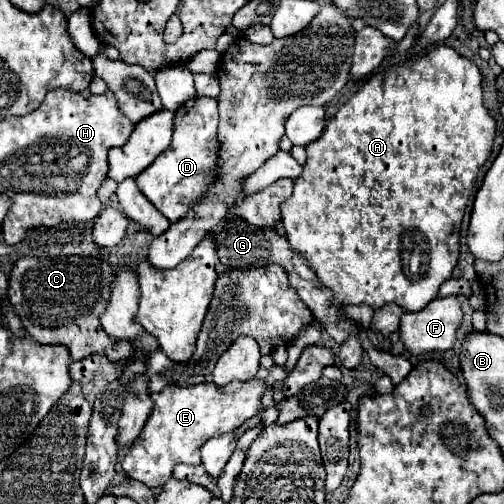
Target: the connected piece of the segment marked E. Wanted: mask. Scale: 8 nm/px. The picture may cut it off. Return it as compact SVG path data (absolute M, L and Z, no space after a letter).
M250 379L248 383L232 381L226 387L214 387L212 383L200 383L196 387L168 385L160 393L152 393L156 403L154 411L148 417L138 441L132 443L126 453L122 469L130 479L142 481L150 489L162 487L172 477L174 465L200 465L200 447L212 435L234 431L252 419L262 409L260 397L264 389L262 379Z

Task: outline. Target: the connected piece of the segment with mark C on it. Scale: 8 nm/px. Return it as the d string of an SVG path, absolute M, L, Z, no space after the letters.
M22 257L10 273L8 301L34 341L42 345L64 345L74 361L98 353L118 363L132 355L134 345L110 341L100 331L98 319L108 305L112 275L114 269L94 257Z

